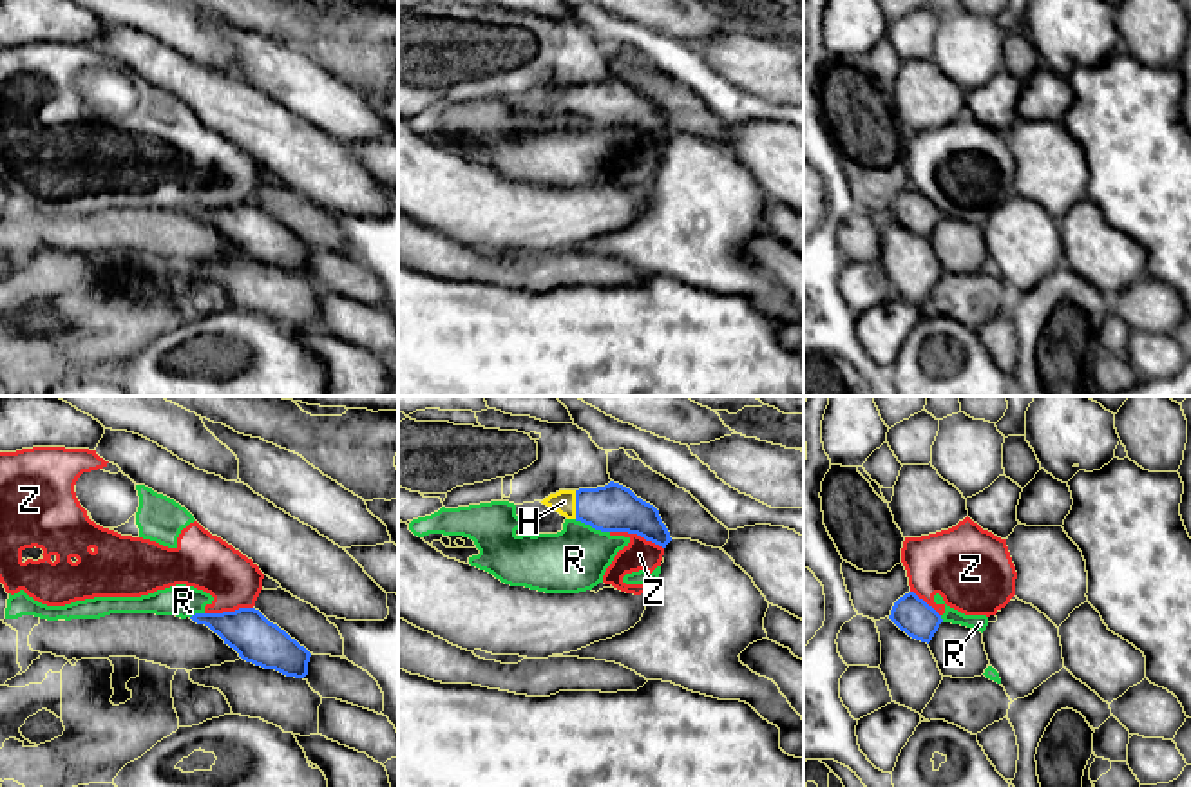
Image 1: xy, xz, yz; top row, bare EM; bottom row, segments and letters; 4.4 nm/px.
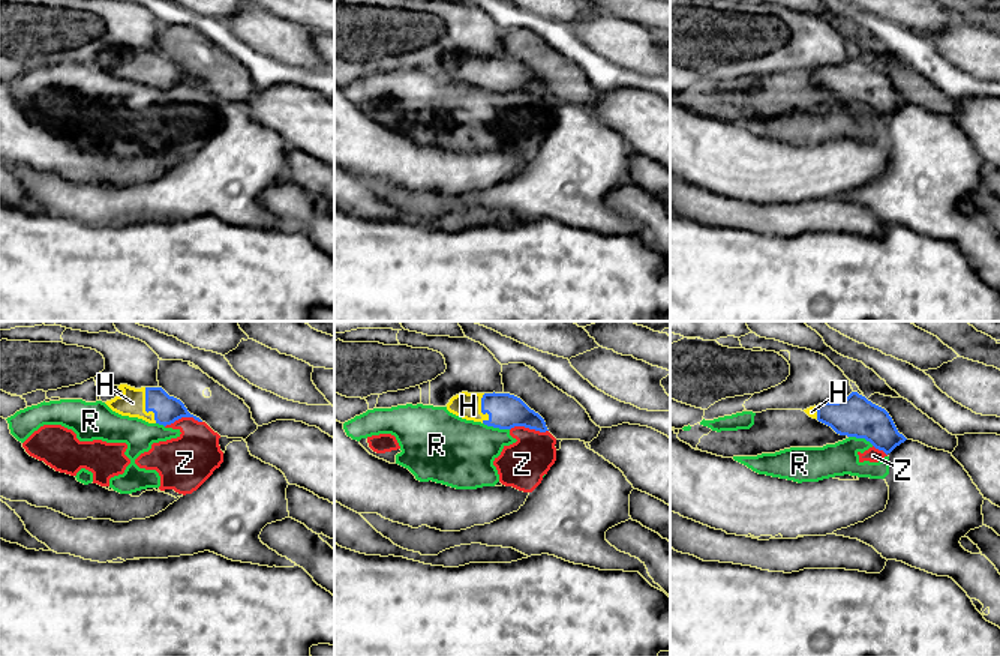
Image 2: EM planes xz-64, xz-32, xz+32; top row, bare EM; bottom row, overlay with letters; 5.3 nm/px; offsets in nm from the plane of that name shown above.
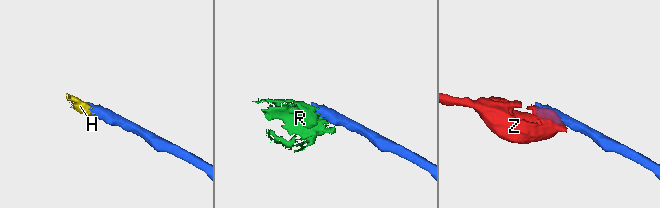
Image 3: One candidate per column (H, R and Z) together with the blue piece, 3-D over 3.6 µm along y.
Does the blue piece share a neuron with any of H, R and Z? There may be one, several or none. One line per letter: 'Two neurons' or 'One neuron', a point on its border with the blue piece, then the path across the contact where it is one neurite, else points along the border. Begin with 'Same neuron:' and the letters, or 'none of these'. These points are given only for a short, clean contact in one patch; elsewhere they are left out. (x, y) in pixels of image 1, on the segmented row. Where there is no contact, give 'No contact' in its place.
Same neuron: H
H: One neuron. Touches blue at xz (576, 505). Path across: xz (612, 507), (576, 505), (563, 502)
R: Two neurons. Touches blue at xz (592, 527). Boundary: xz (574, 520), (609, 532)
Z: Two neurons. Touches blue at xz (638, 534). Boundary: xz (610, 530), (636, 532), (663, 549)

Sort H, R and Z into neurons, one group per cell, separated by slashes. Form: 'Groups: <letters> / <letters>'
Groups: H / R Z

